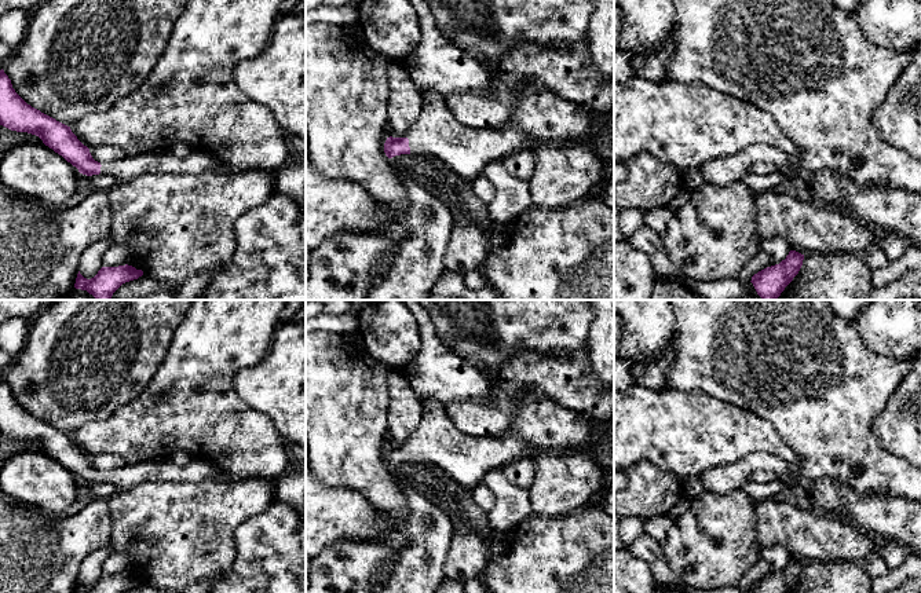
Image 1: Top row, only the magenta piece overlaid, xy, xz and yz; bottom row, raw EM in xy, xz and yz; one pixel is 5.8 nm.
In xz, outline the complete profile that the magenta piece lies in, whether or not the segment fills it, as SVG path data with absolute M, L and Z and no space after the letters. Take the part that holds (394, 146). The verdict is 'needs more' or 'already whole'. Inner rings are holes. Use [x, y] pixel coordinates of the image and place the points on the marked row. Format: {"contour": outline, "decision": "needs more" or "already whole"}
{"contour": "M421 89L421 96L424 110L409 135L387 138L384 153L388 158L401 154L432 154L472 183L483 175L489 161L531 147L527 135L516 127L502 131L468 128L454 118L443 94Z", "decision": "needs more"}

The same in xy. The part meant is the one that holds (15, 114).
{"contour": "M3 69L0 70L0 125L39 136L45 146L62 155L83 175L112 175L118 183L146 173L197 175L223 168L216 155L200 150L191 150L182 158L168 150L125 155L121 160L100 164L92 158L89 149L77 139L70 127L28 105L15 92Z", "decision": "needs more"}

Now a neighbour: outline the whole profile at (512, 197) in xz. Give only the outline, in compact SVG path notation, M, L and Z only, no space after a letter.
M501 160L489 161L483 169L483 176L496 187L496 195L487 208L496 223L511 223L533 206L529 180L512 176Z

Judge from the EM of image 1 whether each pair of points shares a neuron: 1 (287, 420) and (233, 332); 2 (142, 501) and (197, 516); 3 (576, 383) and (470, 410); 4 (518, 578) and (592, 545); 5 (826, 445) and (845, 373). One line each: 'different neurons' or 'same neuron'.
1: different neurons
2: same neuron
3: same neuron
4: same neuron
5: same neuron

